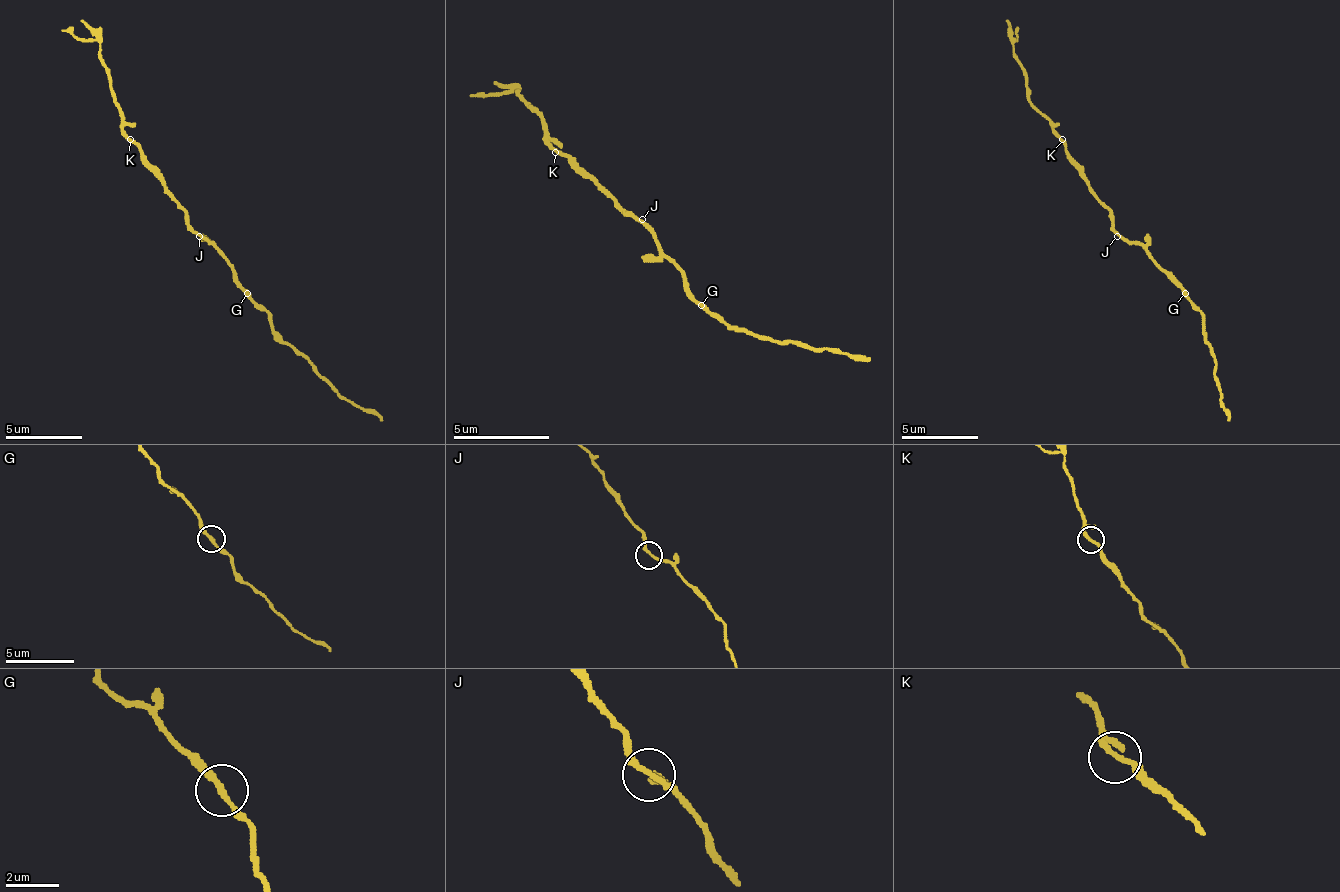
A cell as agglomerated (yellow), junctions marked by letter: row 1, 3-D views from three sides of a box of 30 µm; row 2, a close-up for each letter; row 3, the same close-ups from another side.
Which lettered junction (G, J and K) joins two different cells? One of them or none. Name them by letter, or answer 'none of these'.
none of these

